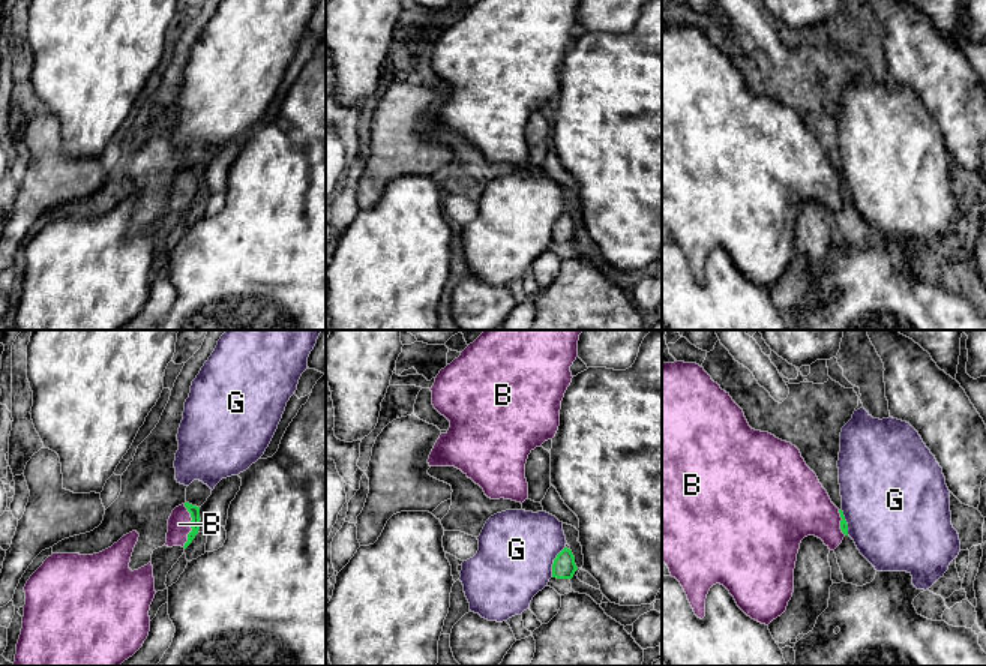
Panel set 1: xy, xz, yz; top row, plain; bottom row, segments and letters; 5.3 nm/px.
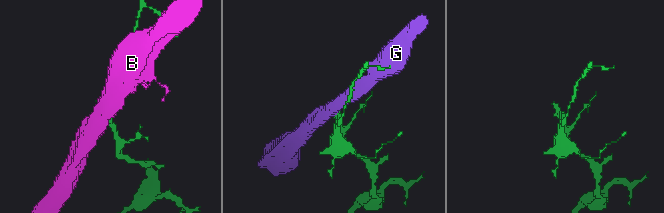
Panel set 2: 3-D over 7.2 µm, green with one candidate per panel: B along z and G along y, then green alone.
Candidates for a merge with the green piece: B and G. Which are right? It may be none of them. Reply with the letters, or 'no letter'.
B

